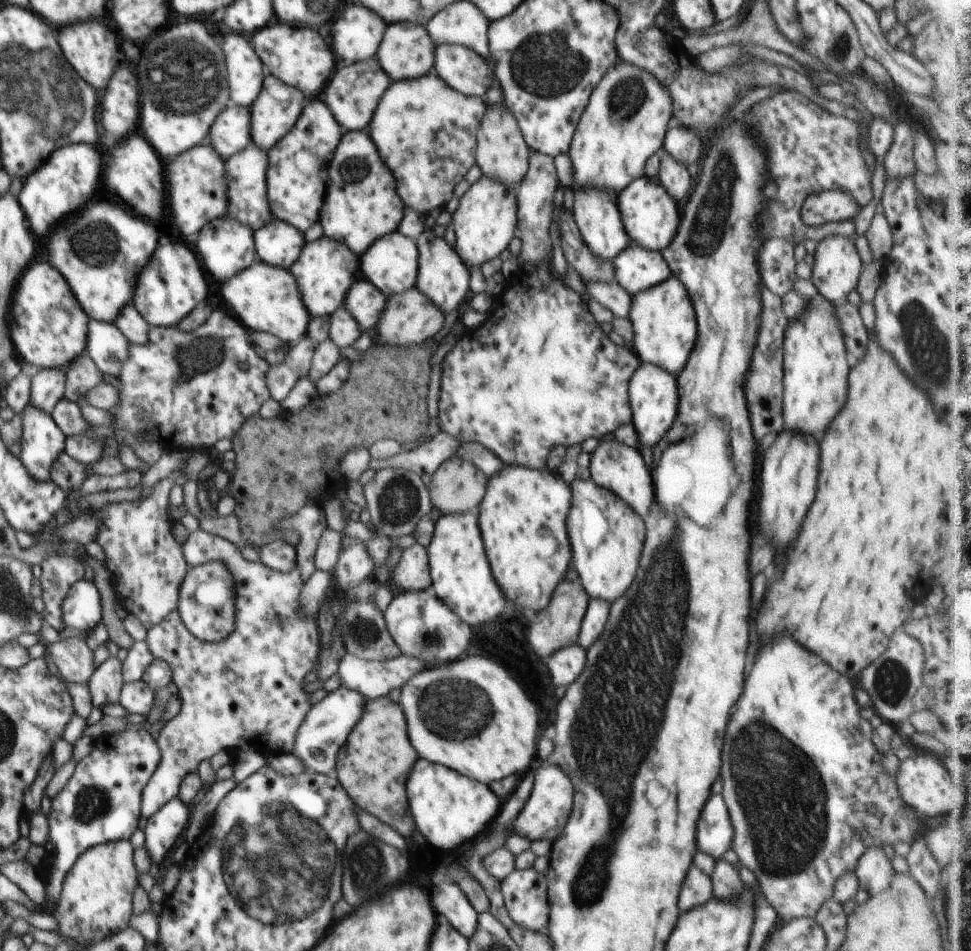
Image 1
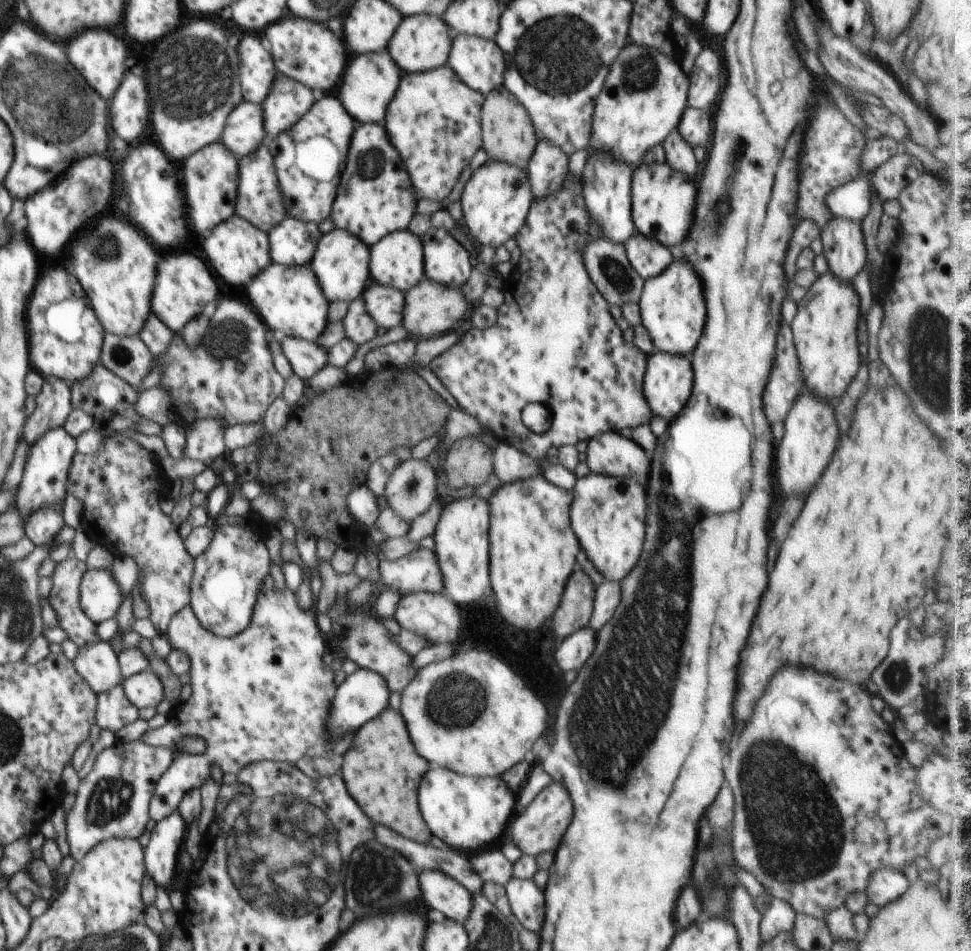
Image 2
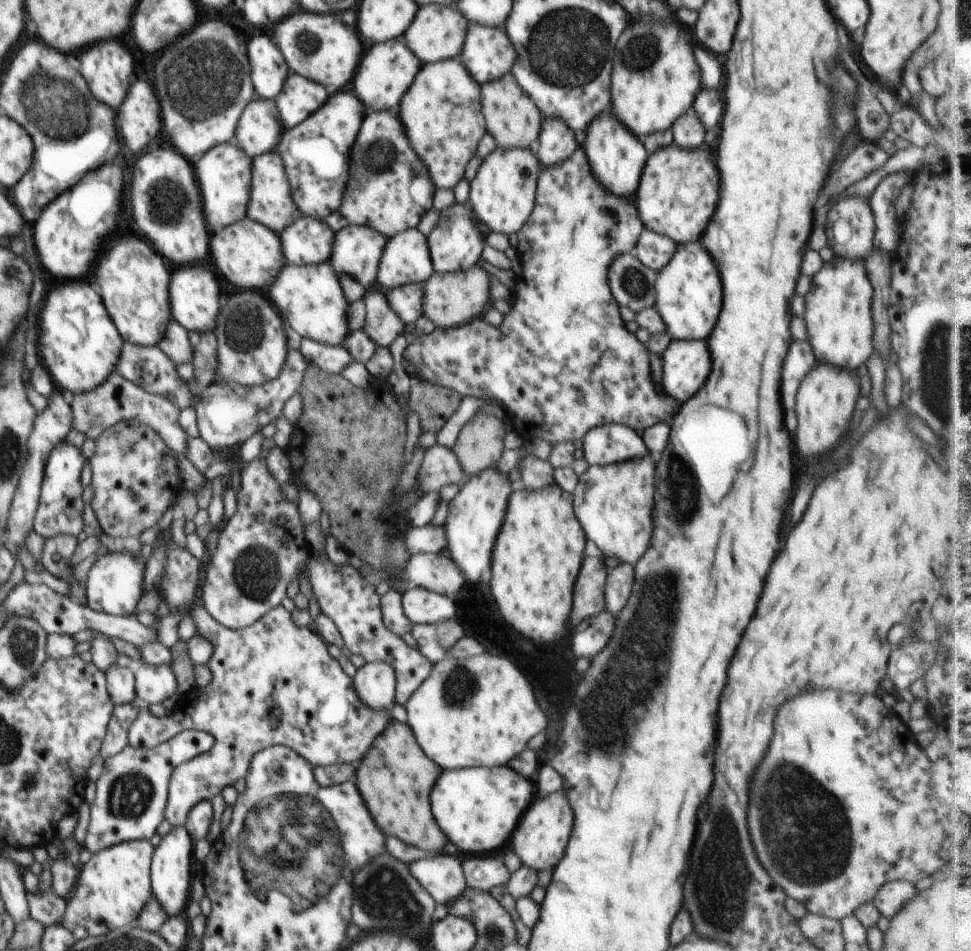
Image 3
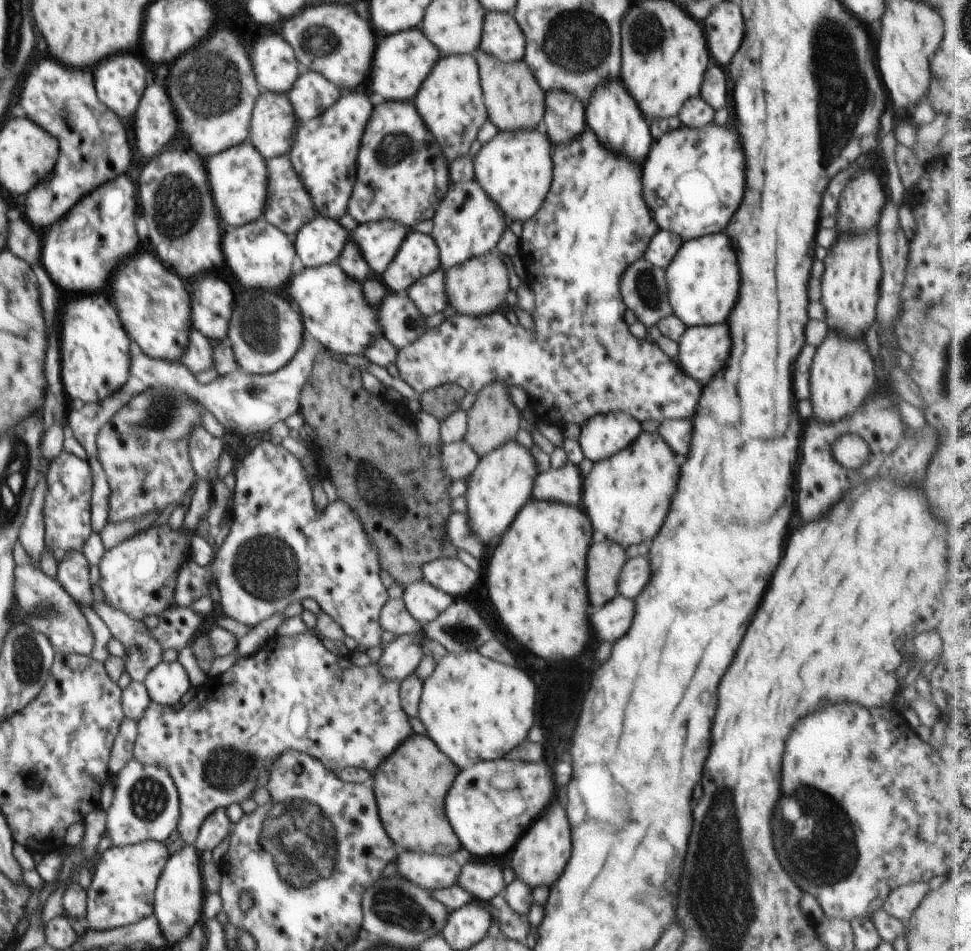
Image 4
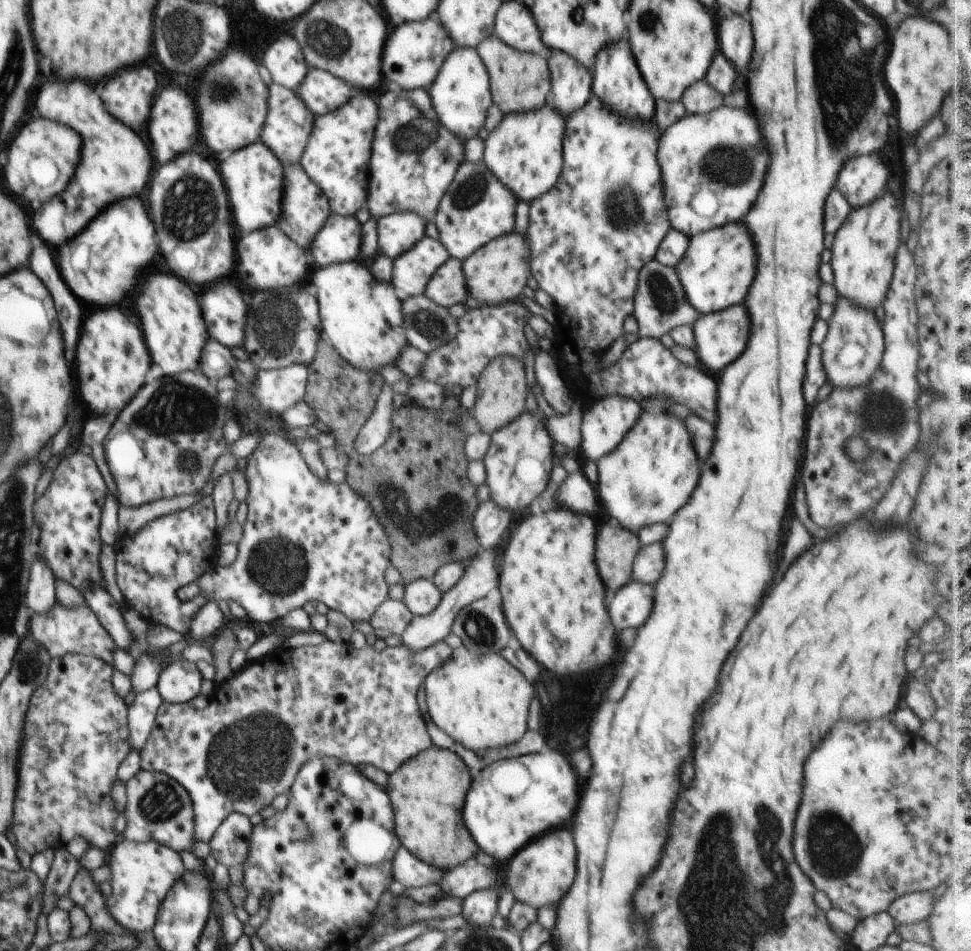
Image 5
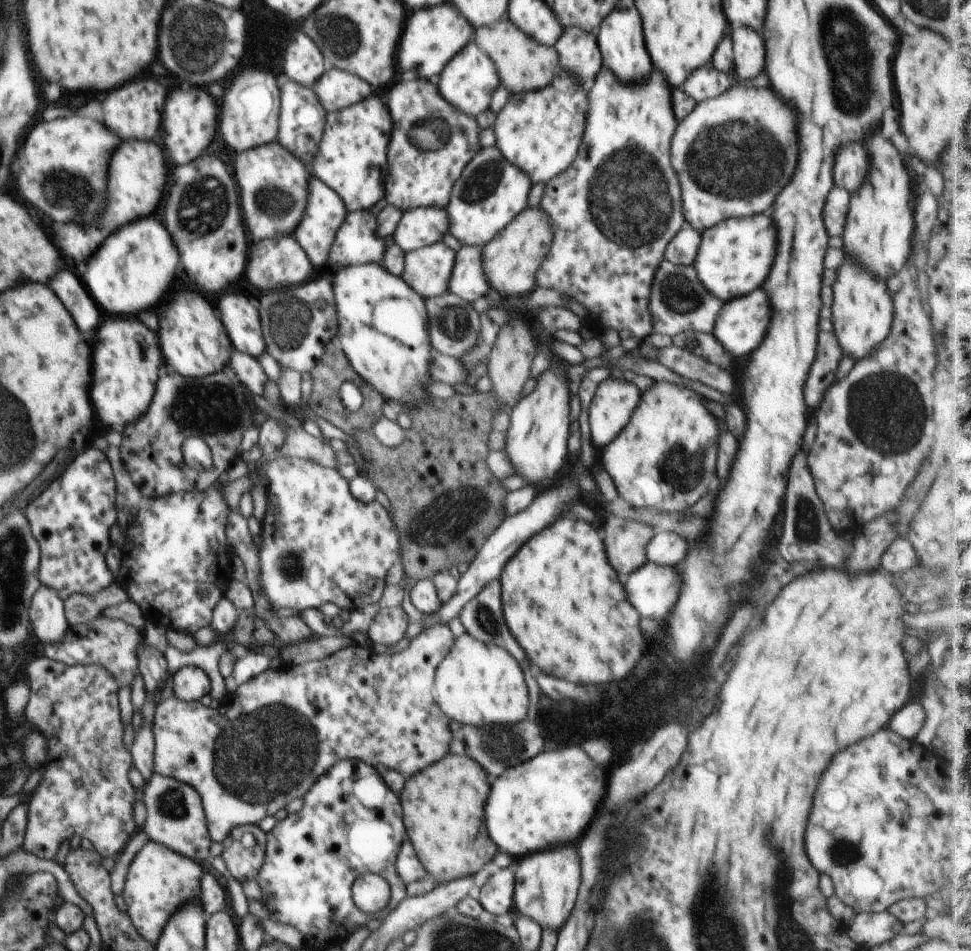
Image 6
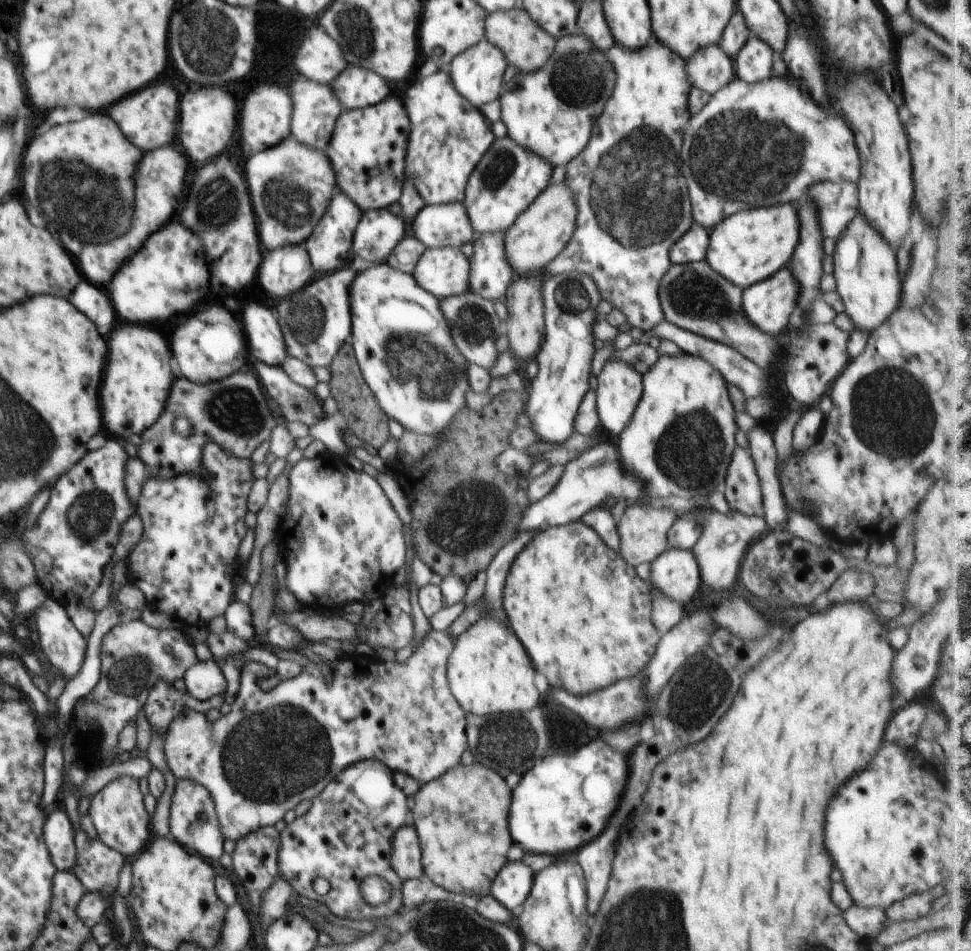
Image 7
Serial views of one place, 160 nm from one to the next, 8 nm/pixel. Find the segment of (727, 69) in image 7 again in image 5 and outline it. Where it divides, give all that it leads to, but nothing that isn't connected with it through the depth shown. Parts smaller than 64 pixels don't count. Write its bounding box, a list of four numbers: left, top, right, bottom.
[681,78,724,114]

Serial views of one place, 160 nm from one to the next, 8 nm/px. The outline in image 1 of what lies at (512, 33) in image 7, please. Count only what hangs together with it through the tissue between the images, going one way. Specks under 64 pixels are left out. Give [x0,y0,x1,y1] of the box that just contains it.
[475,102,532,187]

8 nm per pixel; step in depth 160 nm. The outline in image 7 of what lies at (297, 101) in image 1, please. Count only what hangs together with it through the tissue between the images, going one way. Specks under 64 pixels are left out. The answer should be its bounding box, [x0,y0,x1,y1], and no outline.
[330,65,392,109]

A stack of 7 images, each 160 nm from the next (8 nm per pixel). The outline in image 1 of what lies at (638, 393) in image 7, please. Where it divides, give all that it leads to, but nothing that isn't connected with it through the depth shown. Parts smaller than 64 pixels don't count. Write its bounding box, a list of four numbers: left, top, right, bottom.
[589,439,654,520]

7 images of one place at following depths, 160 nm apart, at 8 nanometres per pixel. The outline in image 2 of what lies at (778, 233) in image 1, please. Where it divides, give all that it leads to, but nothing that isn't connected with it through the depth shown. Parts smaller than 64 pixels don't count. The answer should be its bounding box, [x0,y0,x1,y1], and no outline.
[800,99,864,228]

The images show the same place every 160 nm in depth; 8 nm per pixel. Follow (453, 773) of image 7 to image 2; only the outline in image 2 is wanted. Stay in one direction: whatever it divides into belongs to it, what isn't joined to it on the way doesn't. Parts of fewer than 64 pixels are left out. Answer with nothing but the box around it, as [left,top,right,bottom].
[341,707,432,844]

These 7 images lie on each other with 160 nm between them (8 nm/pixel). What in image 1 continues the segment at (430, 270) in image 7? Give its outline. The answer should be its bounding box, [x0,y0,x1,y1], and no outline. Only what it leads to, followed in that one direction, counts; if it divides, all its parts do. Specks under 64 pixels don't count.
[359,230,419,298]

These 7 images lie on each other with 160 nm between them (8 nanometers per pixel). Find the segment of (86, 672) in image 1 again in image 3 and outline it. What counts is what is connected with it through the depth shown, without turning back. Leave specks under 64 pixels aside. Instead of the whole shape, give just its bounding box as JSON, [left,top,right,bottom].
[105,665,137,705]

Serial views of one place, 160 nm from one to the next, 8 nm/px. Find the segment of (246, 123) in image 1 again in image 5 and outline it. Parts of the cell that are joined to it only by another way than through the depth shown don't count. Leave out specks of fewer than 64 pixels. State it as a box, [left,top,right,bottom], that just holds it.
[260,83,316,167]

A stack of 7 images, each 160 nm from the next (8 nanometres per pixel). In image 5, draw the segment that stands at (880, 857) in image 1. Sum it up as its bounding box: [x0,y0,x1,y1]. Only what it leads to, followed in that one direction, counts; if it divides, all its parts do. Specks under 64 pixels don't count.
[887,891,937,925]

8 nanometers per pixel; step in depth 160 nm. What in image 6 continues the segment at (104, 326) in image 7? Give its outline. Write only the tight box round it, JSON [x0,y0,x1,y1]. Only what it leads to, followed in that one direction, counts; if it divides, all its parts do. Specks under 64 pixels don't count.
[50,270,100,340]

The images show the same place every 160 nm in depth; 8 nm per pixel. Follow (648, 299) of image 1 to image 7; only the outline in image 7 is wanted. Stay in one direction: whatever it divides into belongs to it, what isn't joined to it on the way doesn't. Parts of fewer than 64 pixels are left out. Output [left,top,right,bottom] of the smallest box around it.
[705,204,799,289]

